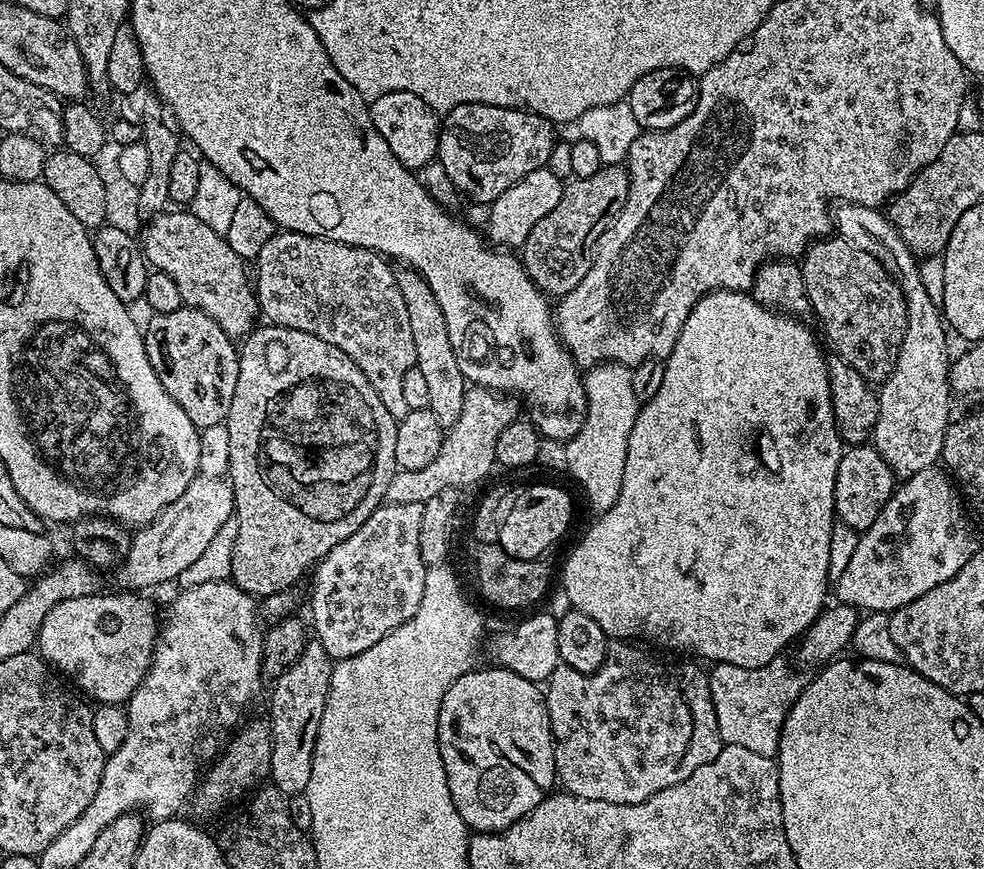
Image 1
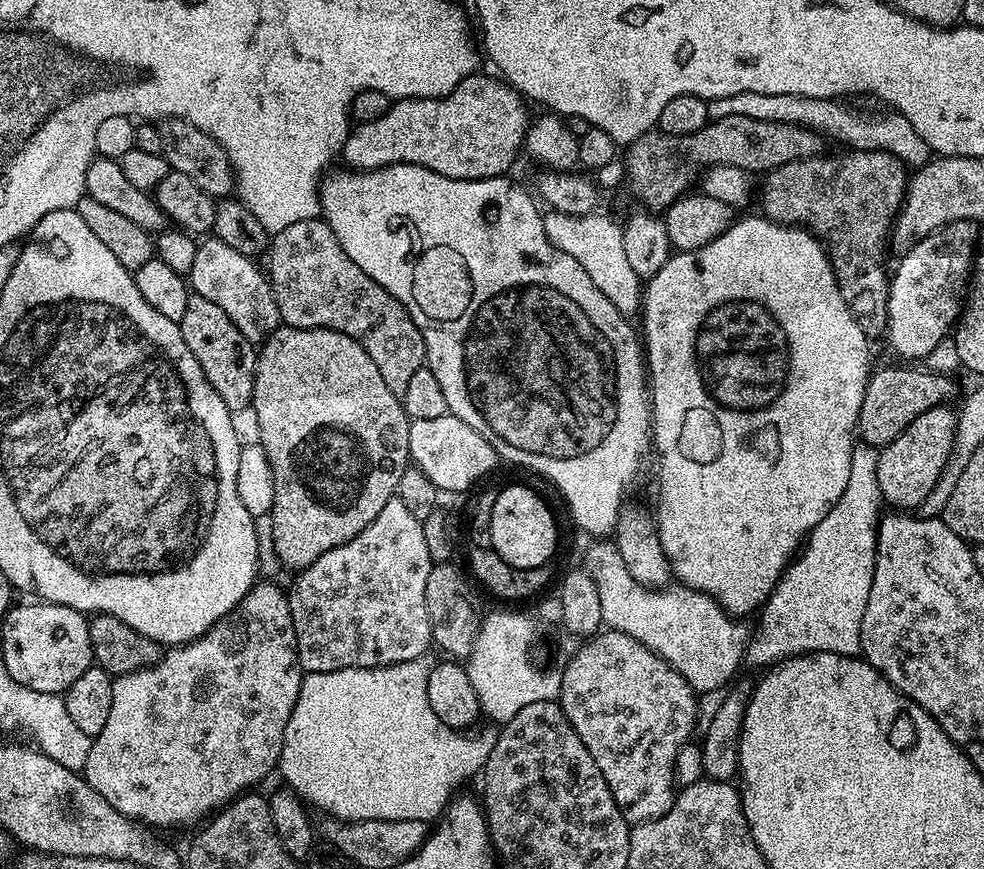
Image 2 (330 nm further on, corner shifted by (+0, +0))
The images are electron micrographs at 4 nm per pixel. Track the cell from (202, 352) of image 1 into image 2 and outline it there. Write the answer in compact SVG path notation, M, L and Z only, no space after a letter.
M197 294L189 295L186 314L182 314L178 323L186 346L190 346L190 354L198 358L198 366L202 366L210 386L218 390L222 402L226 402L232 412L249 407L254 390L252 376L256 373L257 349L254 344L242 336L221 306Z

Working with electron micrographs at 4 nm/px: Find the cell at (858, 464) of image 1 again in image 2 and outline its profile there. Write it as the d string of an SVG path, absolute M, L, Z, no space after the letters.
M941 406L918 414L901 436L882 449L878 458L878 486L885 505L893 504L896 510L916 510L930 494L954 446L957 413L950 409Z

